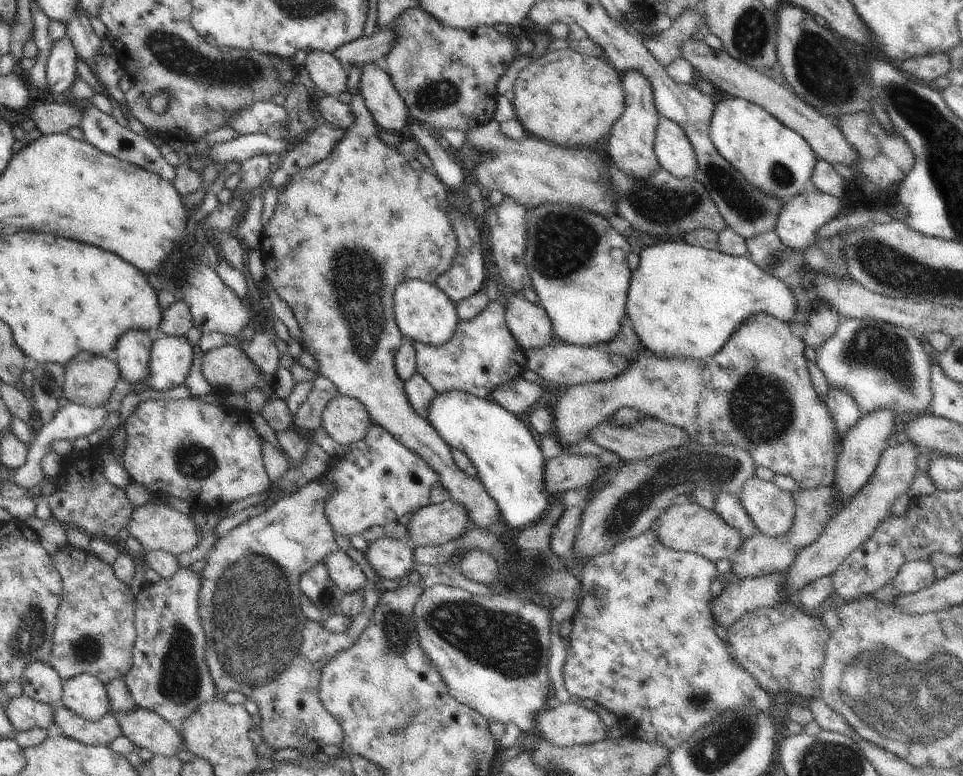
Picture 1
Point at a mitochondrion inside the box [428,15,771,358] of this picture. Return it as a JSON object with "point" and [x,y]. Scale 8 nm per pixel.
{"point":[562,240]}

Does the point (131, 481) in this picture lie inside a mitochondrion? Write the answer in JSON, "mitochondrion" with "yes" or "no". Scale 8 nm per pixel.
{"mitochondrion":"no"}

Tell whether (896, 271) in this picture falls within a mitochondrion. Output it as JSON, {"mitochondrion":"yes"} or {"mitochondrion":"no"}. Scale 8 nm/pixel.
{"mitochondrion":"yes"}

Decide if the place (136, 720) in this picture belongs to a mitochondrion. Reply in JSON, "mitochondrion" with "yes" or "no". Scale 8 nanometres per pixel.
{"mitochondrion":"no"}

